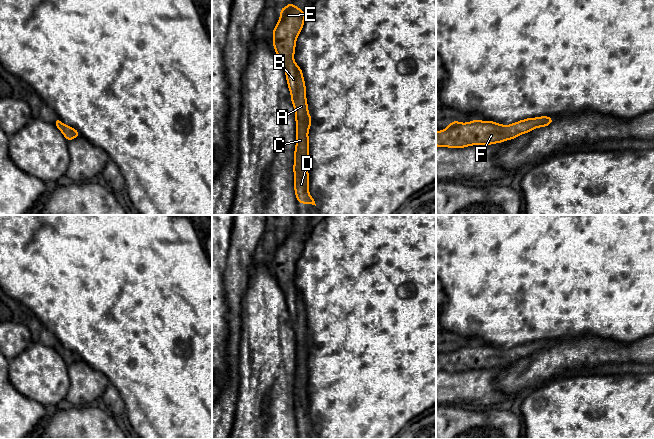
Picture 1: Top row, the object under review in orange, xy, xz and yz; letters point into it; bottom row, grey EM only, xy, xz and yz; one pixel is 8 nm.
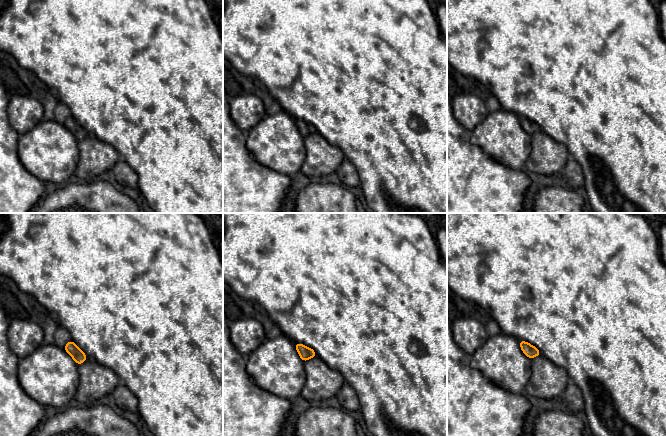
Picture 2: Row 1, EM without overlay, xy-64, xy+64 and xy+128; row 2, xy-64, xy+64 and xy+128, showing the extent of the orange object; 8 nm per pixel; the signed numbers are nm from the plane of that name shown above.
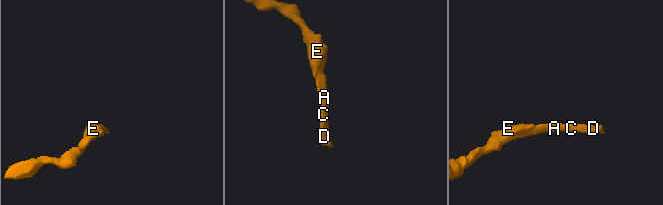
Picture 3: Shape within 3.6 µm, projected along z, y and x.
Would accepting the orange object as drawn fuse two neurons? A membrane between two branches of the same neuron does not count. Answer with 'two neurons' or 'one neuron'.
one neuron

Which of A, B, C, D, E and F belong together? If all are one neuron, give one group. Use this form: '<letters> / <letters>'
A B C D E F

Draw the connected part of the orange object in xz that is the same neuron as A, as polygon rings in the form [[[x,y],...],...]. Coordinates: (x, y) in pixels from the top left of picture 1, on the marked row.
[[[292,2],[280,9],[280,19],[273,29],[273,46],[284,67],[291,101],[295,109],[296,147],[294,151],[294,190],[299,203],[315,205],[309,194],[309,138],[312,118],[308,112],[306,87],[301,68],[294,62],[296,39],[304,25],[305,14]]]

